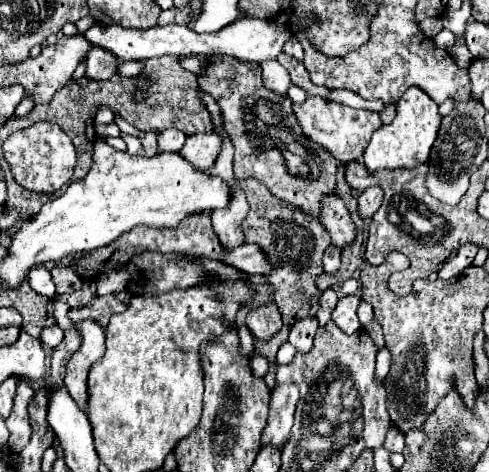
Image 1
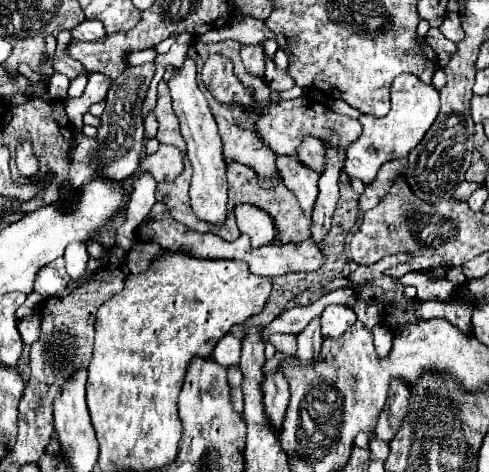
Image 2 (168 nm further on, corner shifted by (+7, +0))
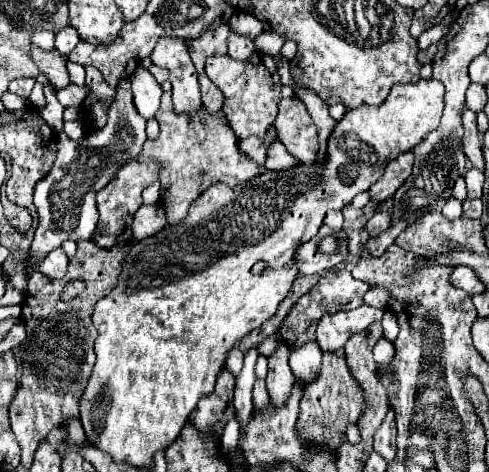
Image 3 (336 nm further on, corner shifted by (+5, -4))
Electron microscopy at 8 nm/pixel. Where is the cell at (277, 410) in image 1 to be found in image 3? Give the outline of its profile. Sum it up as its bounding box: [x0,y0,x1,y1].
[267,342,295,406]

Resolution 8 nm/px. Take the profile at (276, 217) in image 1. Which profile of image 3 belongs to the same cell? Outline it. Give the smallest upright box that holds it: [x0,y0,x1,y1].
[137,92,261,222]

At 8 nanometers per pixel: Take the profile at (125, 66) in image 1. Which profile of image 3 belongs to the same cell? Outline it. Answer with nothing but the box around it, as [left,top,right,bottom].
[57,84,87,106]

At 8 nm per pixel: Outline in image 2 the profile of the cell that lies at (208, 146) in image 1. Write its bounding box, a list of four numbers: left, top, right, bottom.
[131,144,185,182]

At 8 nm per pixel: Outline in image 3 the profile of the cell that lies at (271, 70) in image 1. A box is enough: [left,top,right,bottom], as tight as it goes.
[227,32,255,60]

